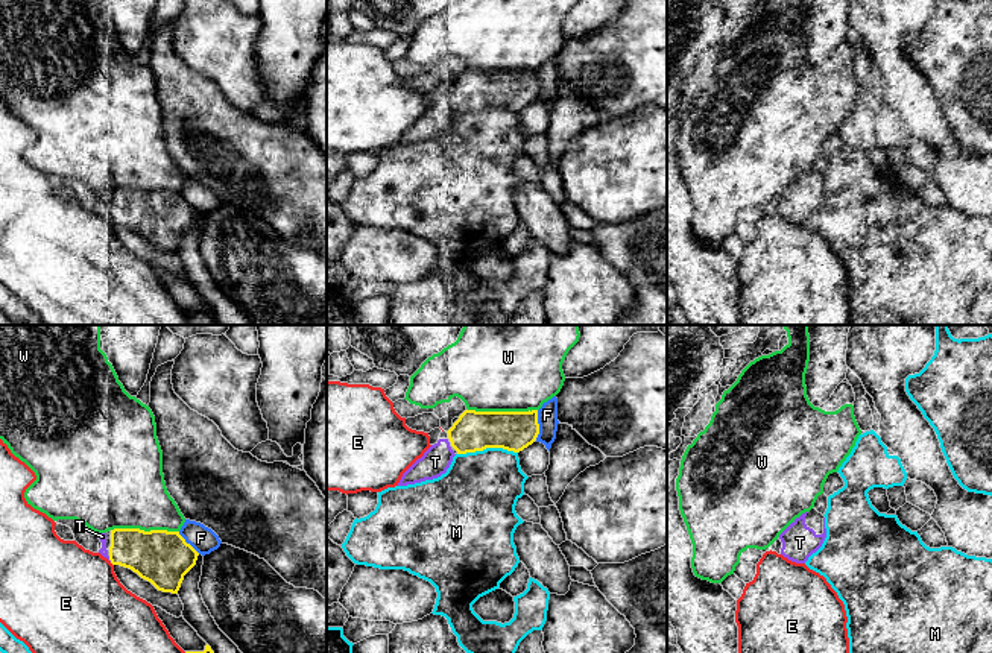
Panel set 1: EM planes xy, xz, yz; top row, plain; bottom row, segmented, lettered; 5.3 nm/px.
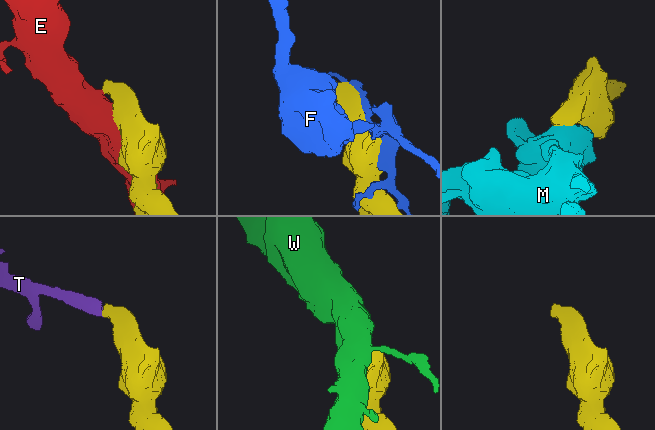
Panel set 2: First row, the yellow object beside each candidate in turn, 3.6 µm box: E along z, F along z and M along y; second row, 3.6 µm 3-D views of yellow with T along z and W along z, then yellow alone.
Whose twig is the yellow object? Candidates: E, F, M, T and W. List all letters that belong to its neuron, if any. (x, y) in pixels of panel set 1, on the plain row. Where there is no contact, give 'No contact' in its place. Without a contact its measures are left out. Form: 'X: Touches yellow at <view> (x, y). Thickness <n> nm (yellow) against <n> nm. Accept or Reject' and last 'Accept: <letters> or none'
E: Touches yellow at xy (186, 318). Thickness 140 nm (yellow) against 440 nm. Reject
F: Touches yellow at xz (538, 85). Thickness 200 nm (yellow) against 110 nm. Reject
M: Touches yellow at xz (486, 107). Thickness 220 nm (yellow) against 420 nm. Reject
T: Touches yellow at xy (110, 219). Thickness 280 nm (yellow) against 50 nm. Accept
W: Touches yellow at xz (503, 72). Thickness 220 nm (yellow) against 380 nm. Reject
Accept: T

